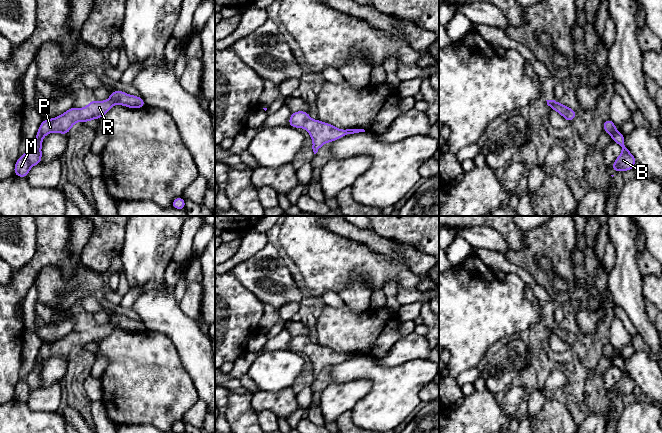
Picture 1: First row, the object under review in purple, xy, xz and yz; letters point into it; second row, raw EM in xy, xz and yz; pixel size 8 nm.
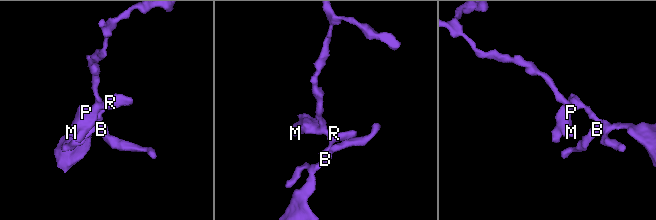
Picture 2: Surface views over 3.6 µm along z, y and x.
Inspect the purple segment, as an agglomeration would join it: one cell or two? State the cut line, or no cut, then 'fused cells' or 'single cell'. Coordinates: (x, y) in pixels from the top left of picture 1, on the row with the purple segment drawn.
cut none; single cell

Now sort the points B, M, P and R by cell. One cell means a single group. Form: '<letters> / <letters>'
B M P R

